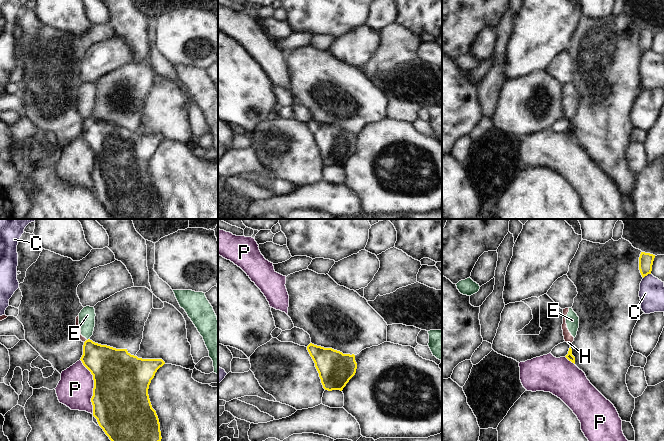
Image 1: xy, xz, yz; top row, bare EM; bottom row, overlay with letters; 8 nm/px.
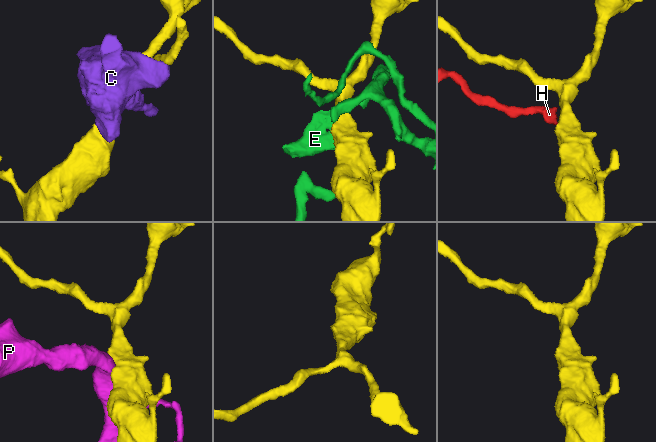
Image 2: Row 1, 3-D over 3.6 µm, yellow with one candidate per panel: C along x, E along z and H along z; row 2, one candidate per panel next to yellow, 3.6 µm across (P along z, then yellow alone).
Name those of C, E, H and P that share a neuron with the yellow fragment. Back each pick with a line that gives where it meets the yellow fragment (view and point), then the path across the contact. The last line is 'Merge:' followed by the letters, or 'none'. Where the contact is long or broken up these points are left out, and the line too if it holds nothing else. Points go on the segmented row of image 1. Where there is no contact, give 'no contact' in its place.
Merge: none

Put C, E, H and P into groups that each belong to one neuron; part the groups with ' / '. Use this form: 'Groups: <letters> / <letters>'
Groups: C / E H / P.

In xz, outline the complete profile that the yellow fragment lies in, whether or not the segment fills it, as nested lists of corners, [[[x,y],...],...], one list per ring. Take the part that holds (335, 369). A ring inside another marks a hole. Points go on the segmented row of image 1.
[[[312,343],[307,346],[307,350],[315,363],[325,390],[342,391],[356,373],[357,363],[354,354],[343,354],[332,348]]]

